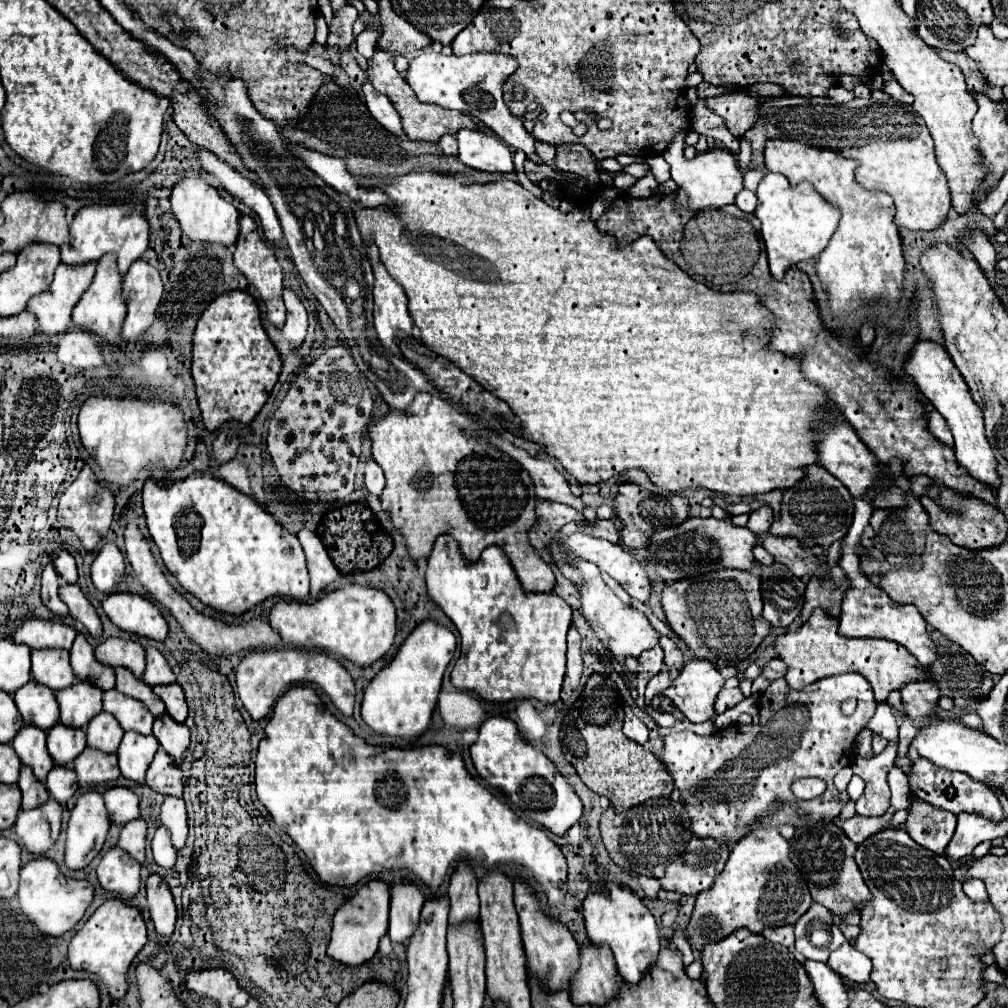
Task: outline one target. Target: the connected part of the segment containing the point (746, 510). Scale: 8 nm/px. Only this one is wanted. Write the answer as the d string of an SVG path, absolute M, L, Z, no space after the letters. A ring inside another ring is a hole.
M736 502L736 504L728 504L726 512L730 514L750 514L754 512L762 502L754 502L754 504L744 504L744 502Z

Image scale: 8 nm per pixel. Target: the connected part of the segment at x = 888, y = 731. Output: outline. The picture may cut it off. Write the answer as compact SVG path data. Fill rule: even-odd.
M880 702L878 704L878 710L874 714L874 718L870 720L870 730L876 732L878 736L882 738L898 738L898 724L896 724L896 716L894 716L894 710L890 708L888 702Z

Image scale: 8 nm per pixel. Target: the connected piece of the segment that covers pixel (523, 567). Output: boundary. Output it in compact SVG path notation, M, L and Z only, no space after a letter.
M422 392L414 398L408 412L392 410L378 424L370 426L370 440L372 440L372 456L386 476L386 488L380 496L382 508L390 510L392 526L406 540L406 550L412 560L428 558L436 538L448 534L456 538L464 560L476 562L484 548L500 546L506 552L524 590L552 592L556 584L554 572L534 552L526 536L528 528L536 522L534 514L536 494L532 480L528 472L508 454L502 454L498 448L492 448L484 440L476 438L474 426L466 420L464 414L460 414L444 398Z

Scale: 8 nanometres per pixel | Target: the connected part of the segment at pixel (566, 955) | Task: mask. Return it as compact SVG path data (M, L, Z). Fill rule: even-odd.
M514 882L514 904L520 918L520 934L522 934L522 944L526 952L528 972L538 980L542 990L548 990L548 992L570 990L572 978L580 966L580 946L562 924L542 914L536 896L532 896L522 882Z

